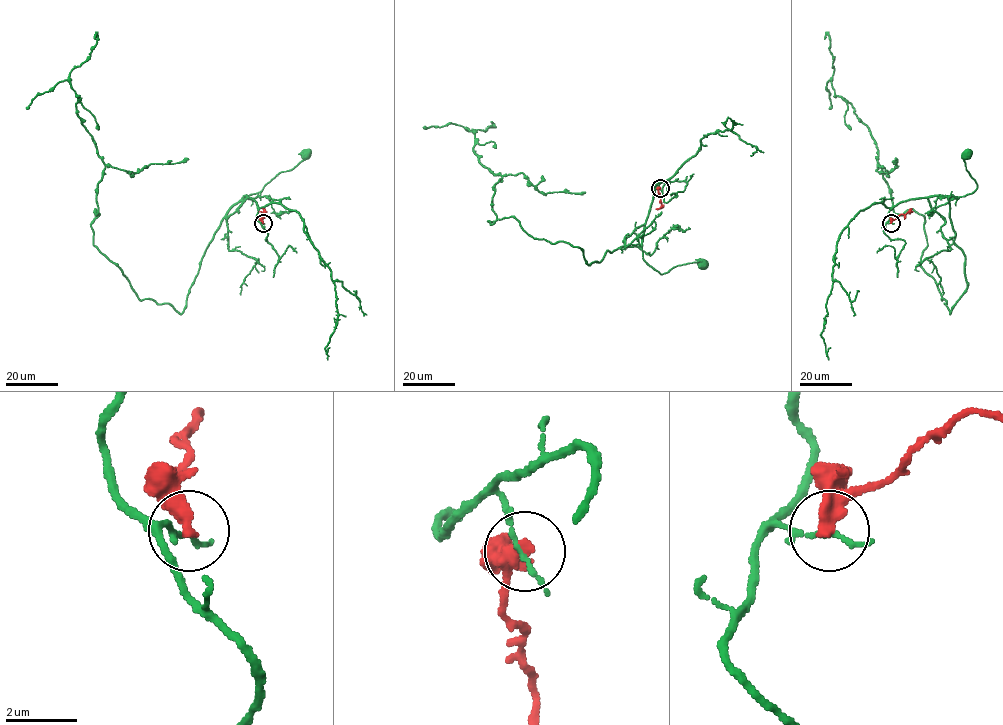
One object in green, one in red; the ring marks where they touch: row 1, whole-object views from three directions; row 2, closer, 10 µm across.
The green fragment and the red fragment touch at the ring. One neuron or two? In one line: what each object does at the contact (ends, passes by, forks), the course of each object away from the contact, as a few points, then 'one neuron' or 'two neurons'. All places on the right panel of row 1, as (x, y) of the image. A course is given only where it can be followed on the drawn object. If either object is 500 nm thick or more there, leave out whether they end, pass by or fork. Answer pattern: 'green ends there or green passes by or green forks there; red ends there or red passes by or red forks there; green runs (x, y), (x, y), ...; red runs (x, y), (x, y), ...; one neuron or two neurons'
green passes by; red ends there; green runs (891, 223), (886, 222), (889, 211), (901, 202), (972, 193), (977, 187), (966, 169), (964, 154), (967, 153); red runs (891, 223), (901, 214), (912, 212); two neurons

